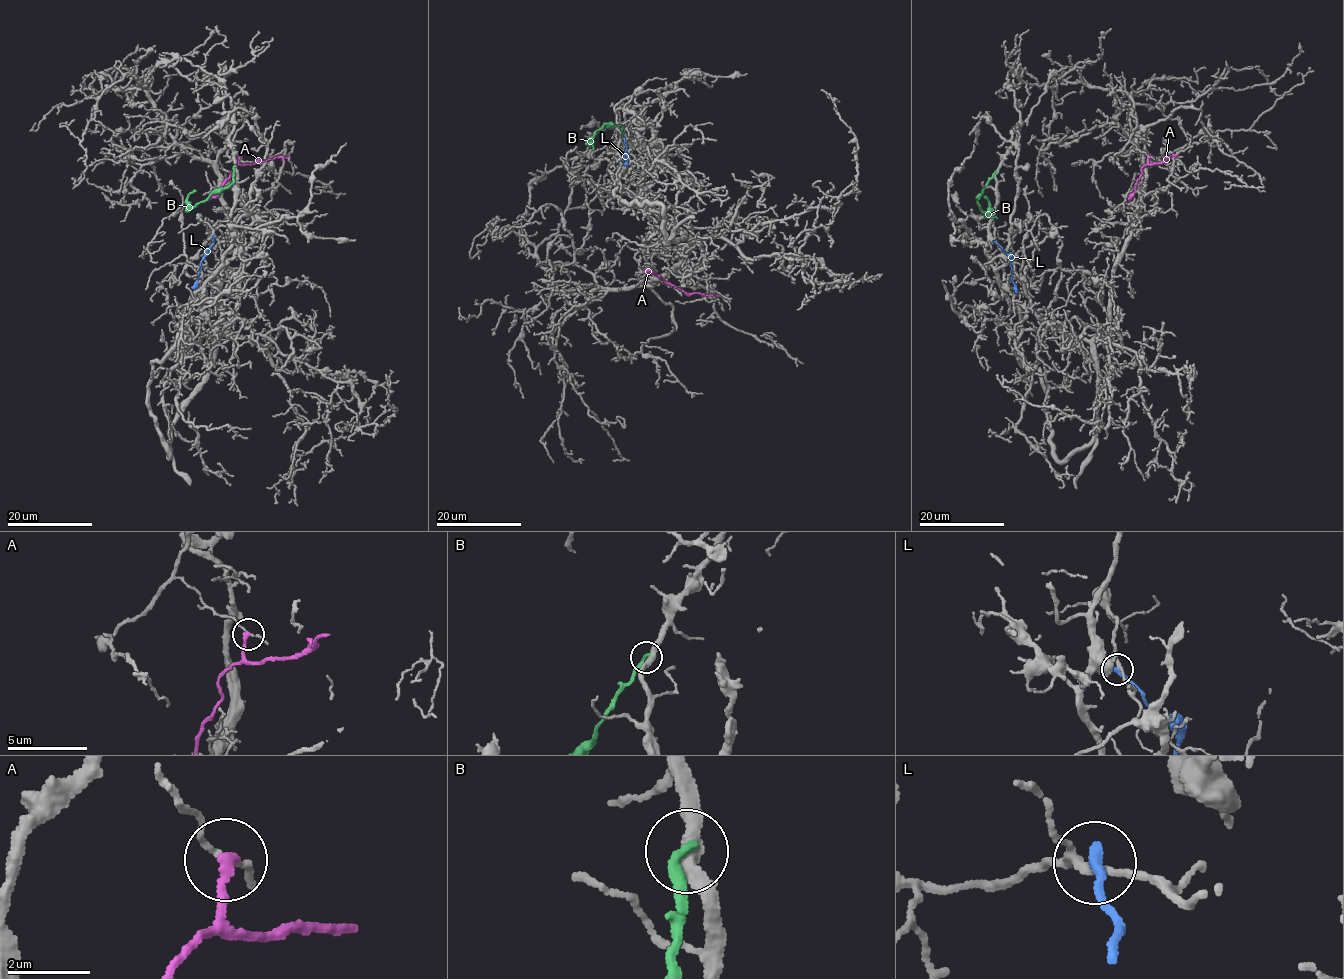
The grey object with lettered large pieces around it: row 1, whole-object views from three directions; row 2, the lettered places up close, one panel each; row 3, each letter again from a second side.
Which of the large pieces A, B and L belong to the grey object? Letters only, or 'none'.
none

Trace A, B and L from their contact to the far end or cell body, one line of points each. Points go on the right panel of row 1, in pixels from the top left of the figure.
A: (1149, 156), (1149, 164), (1160, 163), (1177, 154)
B: (996, 171), (978, 194), (977, 202), (986, 213), (989, 201), (983, 197)
L: (995, 241), (1010, 258), (1011, 281), (1015, 294)

